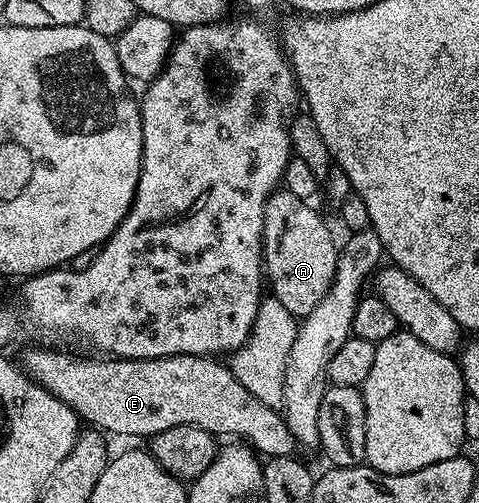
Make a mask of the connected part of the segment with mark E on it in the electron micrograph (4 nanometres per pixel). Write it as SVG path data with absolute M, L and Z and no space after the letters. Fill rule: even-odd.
M27 347L21 360L21 368L28 377L32 377L45 391L61 399L78 415L80 422L94 427L104 434L116 433L119 437L144 437L150 439L161 431L169 431L169 427L192 425L201 427L213 435L232 433L232 438L242 439L254 449L256 454L268 457L290 457L297 446L289 427L285 423L282 412L271 408L257 396L250 394L237 381L226 364L214 356L194 357L189 355L173 355L157 359L104 359L99 355L80 355L75 351L60 351L55 347Z

